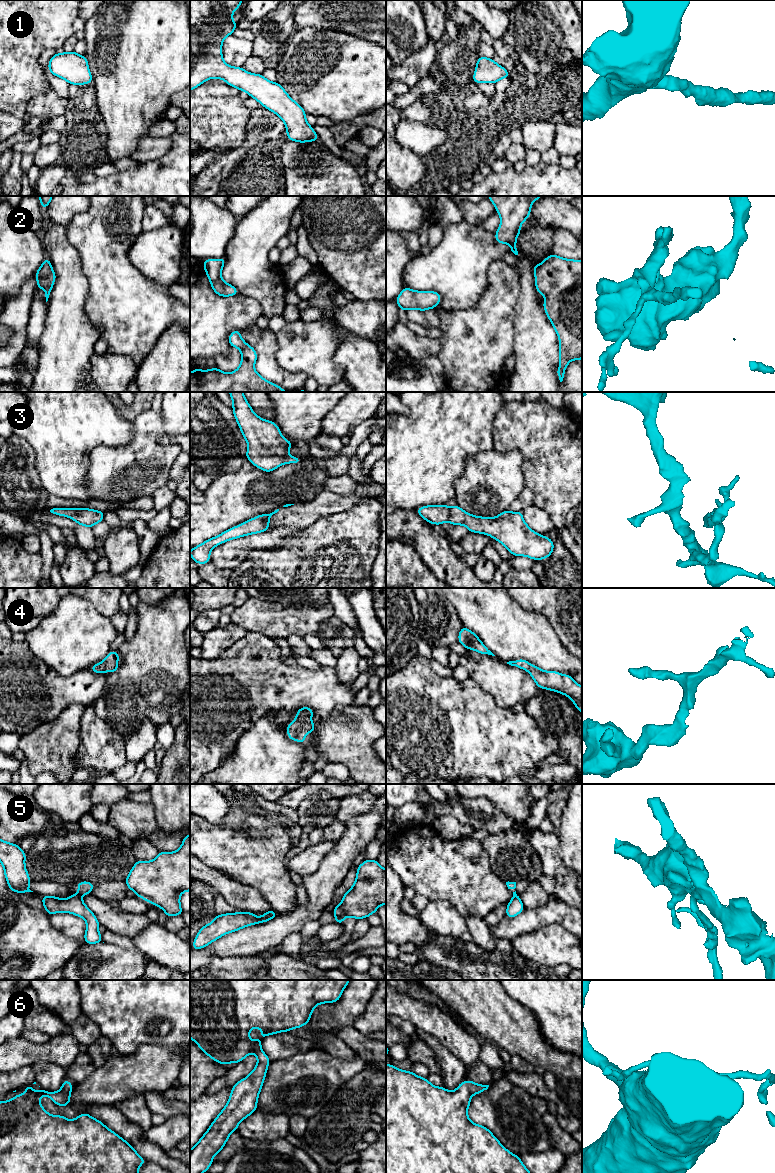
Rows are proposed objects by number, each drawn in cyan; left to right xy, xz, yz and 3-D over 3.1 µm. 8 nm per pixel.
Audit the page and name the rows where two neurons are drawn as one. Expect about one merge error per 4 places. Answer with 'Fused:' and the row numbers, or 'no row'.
Fused: 2, 5

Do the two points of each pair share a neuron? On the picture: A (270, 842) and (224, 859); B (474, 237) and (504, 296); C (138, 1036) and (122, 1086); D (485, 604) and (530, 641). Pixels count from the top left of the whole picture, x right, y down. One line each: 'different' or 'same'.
A: same
B: different
C: different
D: same

